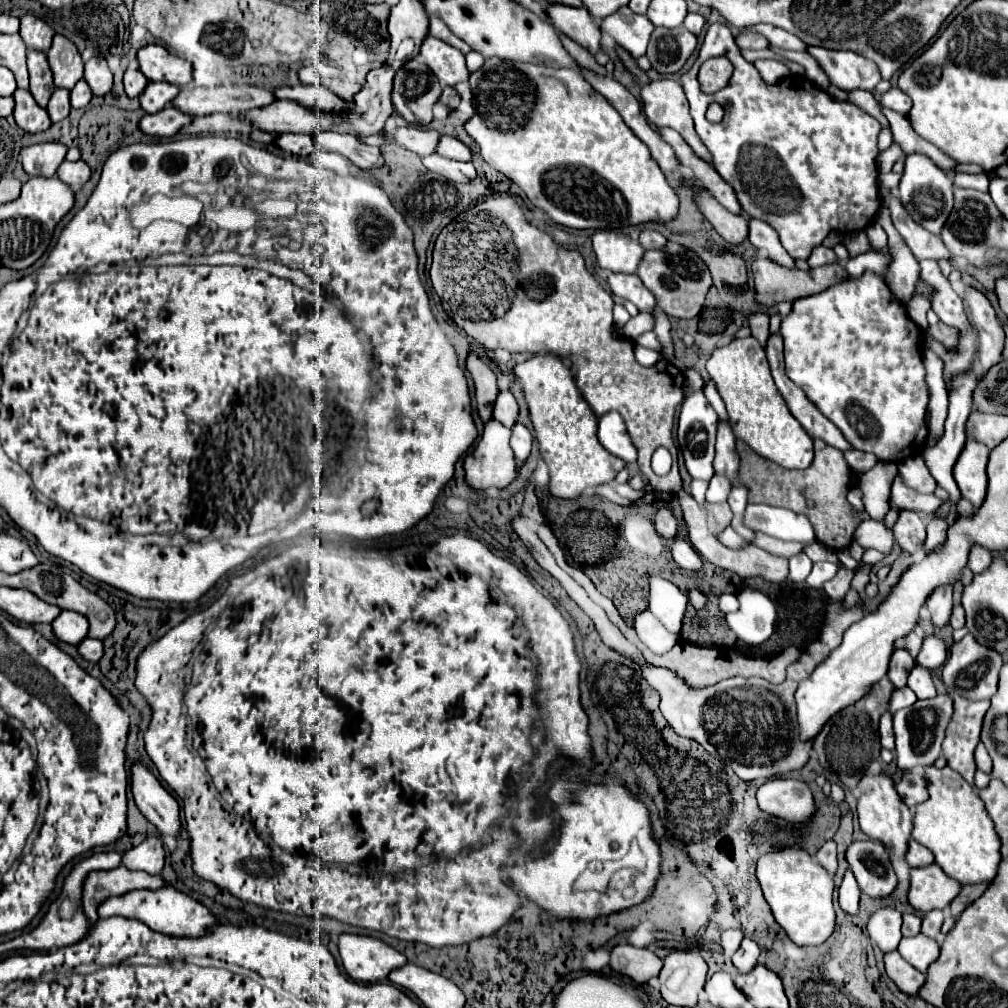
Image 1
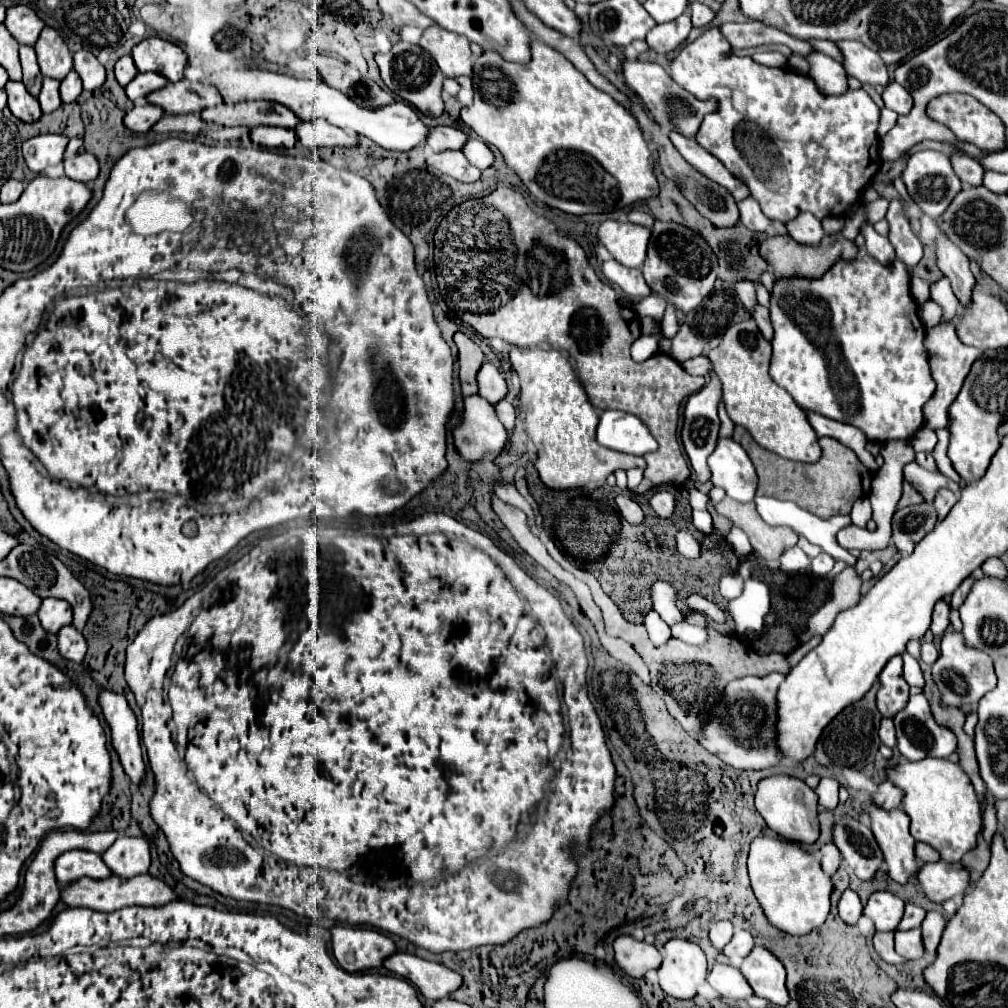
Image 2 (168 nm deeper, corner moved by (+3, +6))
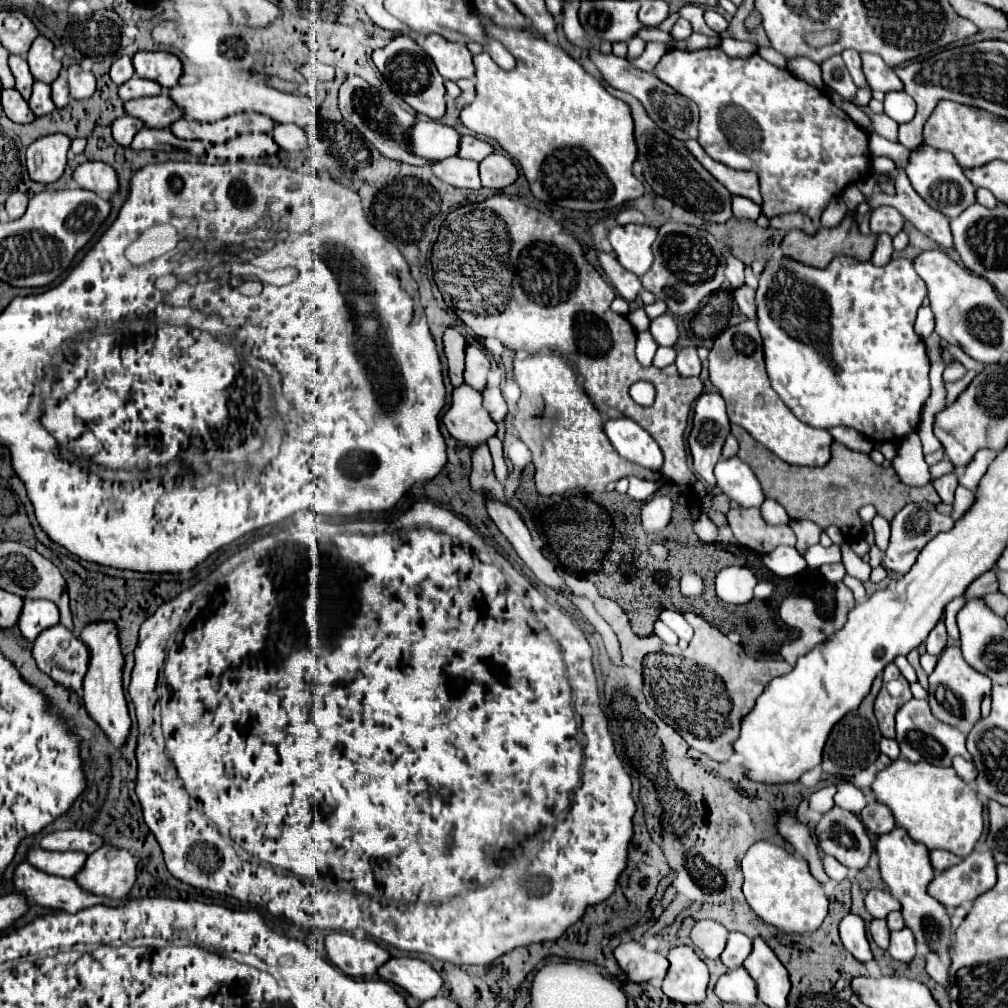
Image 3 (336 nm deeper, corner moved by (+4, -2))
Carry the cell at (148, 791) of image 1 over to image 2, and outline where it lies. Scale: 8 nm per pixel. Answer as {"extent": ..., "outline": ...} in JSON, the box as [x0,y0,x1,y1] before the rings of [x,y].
{"extent":[98,687,144,785],"outline":[[[100,687],[98,703],[102,707],[102,715],[110,727],[112,747],[120,757],[120,763],[134,785],[138,785],[144,777],[144,761],[142,747],[138,737],[138,721],[134,711],[128,707],[124,695]]]}

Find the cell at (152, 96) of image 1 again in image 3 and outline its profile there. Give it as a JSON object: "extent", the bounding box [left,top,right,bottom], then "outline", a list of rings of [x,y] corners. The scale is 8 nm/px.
{"extent":[119,75,163,101],"outline":[[[135,75],[123,87],[119,87],[119,97],[123,101],[131,101],[131,99],[147,97],[147,95],[159,95],[161,91],[163,91],[163,87],[159,87],[159,83],[151,83],[147,79],[141,79]]]}

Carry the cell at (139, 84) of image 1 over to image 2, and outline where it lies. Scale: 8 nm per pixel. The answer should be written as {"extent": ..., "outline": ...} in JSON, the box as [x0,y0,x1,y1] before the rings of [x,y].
{"extent":[116,55,138,87],"outline":[[[124,55],[116,61],[116,79],[122,87],[126,87],[136,77],[136,73],[138,73],[138,69],[136,69],[134,59],[130,55]]]}

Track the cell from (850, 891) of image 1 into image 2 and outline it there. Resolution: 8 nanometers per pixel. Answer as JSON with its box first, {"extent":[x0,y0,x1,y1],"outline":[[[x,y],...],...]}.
{"extent":[838,889,862,925],"outline":[[[846,889],[840,903],[838,903],[838,915],[846,925],[856,925],[862,915],[862,903],[858,895],[852,889]]]}

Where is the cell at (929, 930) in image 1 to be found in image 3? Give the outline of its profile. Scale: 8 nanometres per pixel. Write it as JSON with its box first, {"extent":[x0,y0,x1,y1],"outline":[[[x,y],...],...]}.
{"extent":[925,951,947,987],"outline":[[[929,951],[929,953],[925,955],[925,961],[927,961],[927,967],[925,967],[927,973],[929,973],[937,983],[941,983],[941,985],[947,987],[947,967],[941,963],[939,955],[933,953],[933,951]]]}

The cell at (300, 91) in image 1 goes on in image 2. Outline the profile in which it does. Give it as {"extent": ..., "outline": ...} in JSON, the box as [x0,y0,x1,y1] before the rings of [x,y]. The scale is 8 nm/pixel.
{"extent":[208,69,430,151],"outline":[[[244,69],[244,71],[218,71],[208,77],[208,83],[212,83],[220,93],[224,103],[238,103],[238,101],[250,101],[250,99],[264,99],[264,101],[274,101],[280,103],[288,109],[294,111],[294,115],[302,121],[310,121],[316,117],[326,119],[328,123],[342,127],[346,131],[356,131],[358,135],[364,135],[378,143],[384,149],[390,151],[410,151],[416,145],[424,143],[428,137],[430,127],[426,127],[420,119],[420,113],[404,103],[396,101],[388,107],[380,109],[362,109],[358,107],[348,95],[342,91],[330,87],[324,83],[320,77],[316,79],[296,79],[280,73],[270,73],[270,71],[260,71],[260,69]]]}

